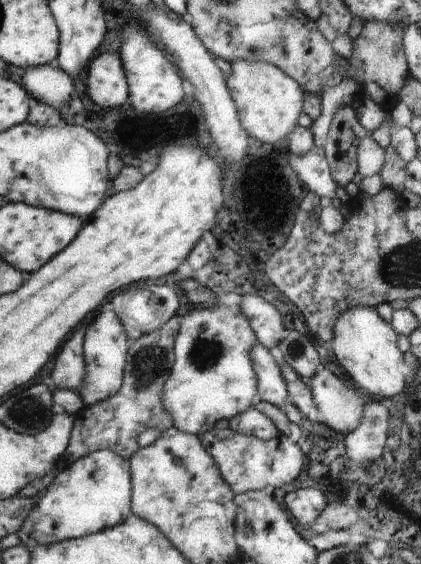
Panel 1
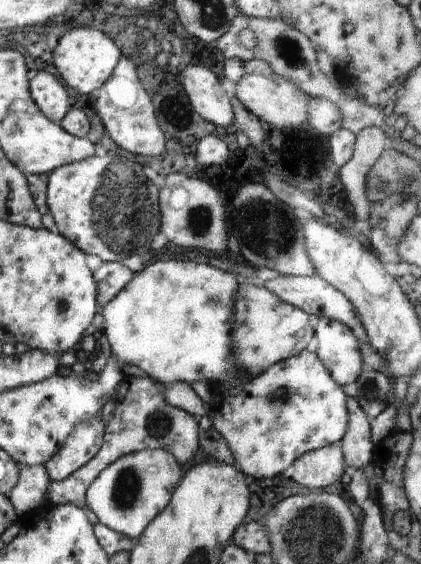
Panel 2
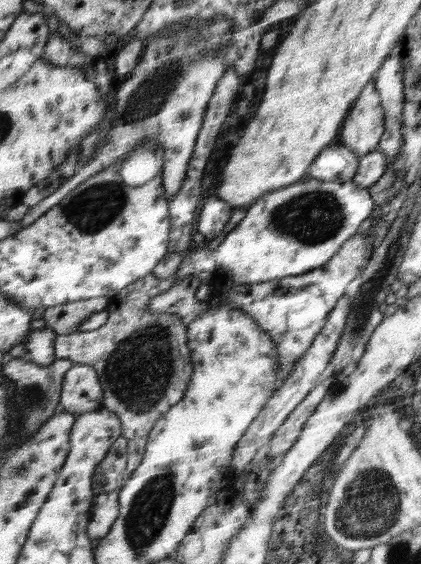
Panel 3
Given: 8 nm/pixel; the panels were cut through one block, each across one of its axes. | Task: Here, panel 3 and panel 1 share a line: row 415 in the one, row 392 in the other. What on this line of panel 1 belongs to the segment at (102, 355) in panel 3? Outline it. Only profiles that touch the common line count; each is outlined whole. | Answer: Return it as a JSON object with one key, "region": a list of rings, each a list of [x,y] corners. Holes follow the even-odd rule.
{"region":[[[176,314],[159,330],[130,341],[123,386],[114,396],[108,396],[94,406],[83,406],[77,414],[73,439],[65,455],[64,465],[74,464],[95,450],[104,449],[130,460],[139,450],[138,436],[142,430],[156,428],[162,432],[174,427],[172,416],[162,406],[162,396],[164,384],[175,362],[175,339],[178,338],[181,322],[182,317]]]}

